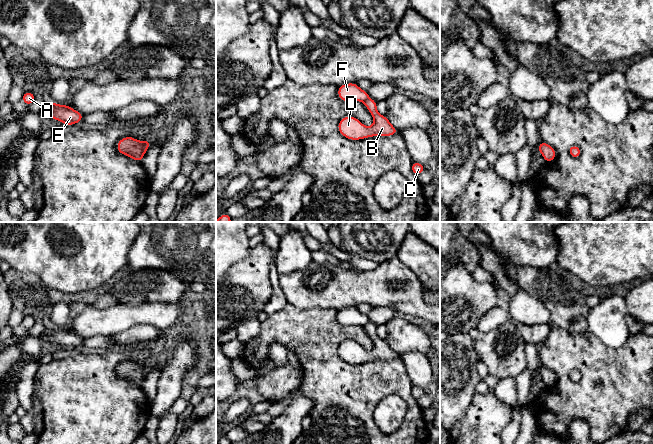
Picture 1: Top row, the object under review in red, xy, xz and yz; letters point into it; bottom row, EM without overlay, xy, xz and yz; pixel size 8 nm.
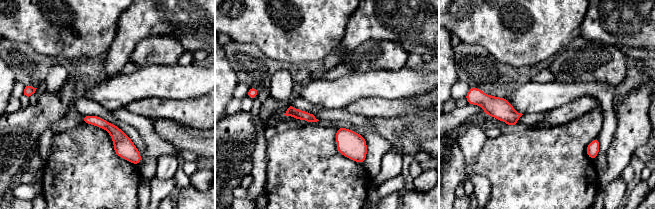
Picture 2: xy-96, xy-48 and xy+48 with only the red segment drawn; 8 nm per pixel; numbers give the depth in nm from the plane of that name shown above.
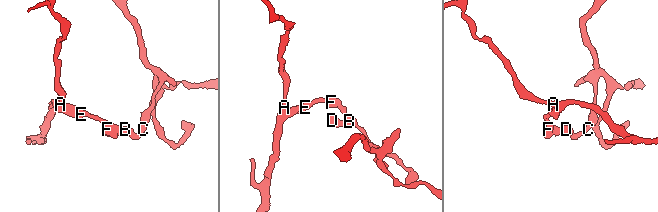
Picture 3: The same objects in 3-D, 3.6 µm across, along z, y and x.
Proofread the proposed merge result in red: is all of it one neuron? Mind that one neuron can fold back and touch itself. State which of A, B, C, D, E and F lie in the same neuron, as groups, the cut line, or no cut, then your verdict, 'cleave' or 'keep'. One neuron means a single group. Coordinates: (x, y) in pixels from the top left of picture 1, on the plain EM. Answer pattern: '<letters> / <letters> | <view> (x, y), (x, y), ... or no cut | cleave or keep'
A E F / B C D | xy (142, 365), (143, 379) | cleave

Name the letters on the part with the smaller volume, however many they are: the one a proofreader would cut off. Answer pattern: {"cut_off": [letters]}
{"cut_off": ["B", "C", "D"]}

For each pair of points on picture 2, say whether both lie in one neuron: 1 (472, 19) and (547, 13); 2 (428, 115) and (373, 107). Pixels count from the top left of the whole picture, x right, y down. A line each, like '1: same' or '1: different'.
1: same
2: same

